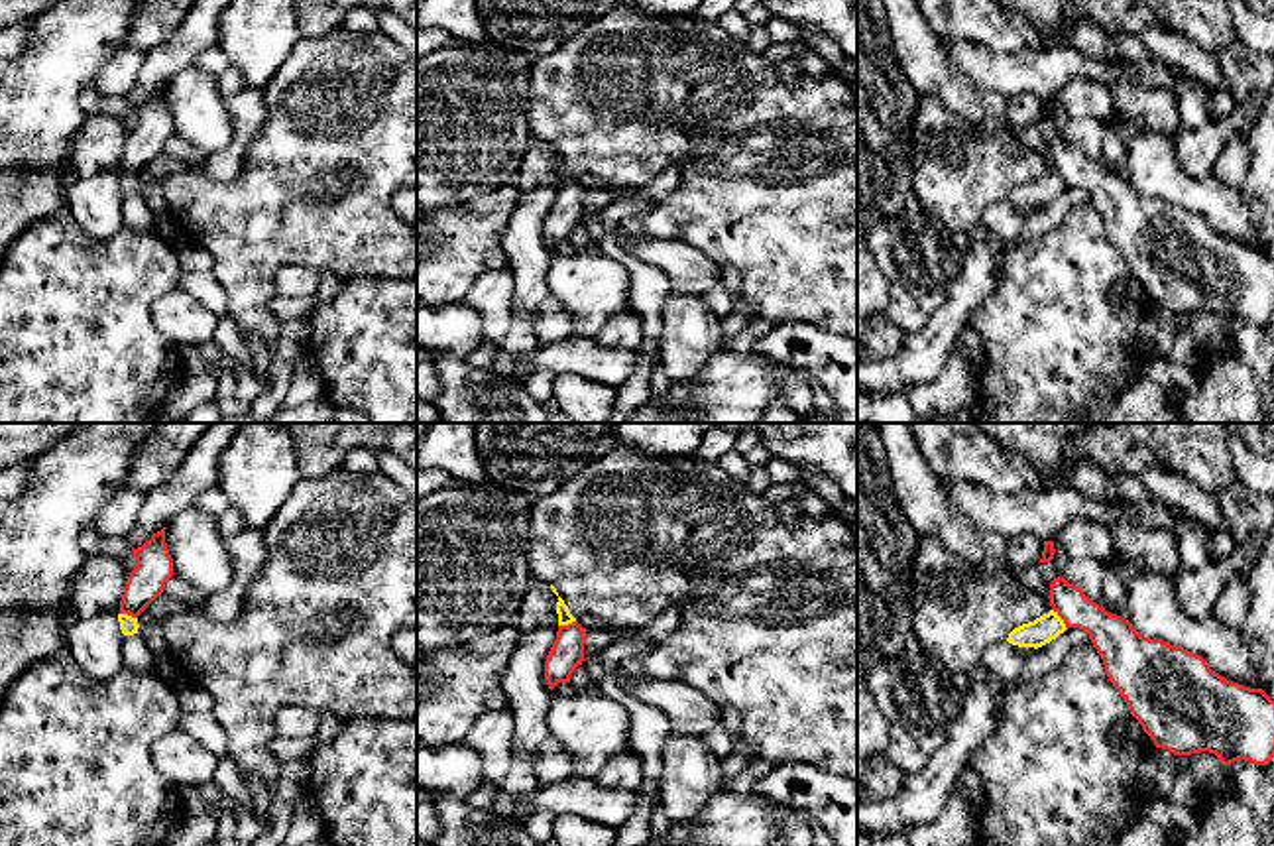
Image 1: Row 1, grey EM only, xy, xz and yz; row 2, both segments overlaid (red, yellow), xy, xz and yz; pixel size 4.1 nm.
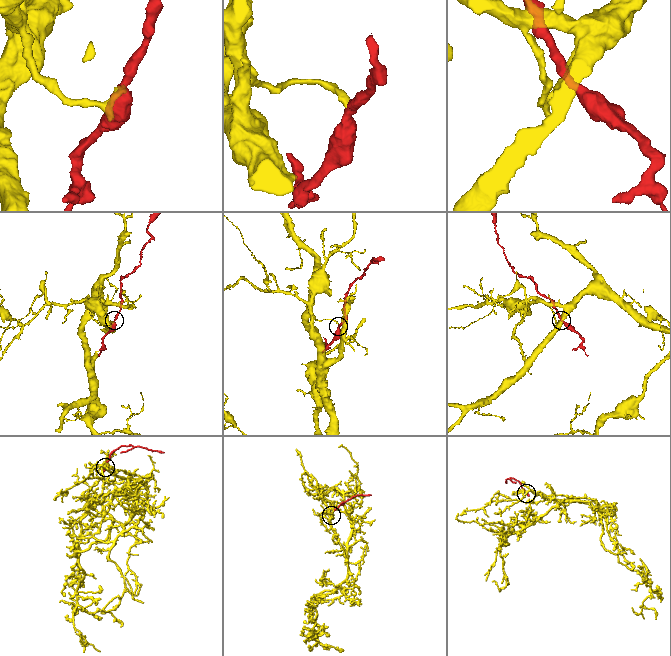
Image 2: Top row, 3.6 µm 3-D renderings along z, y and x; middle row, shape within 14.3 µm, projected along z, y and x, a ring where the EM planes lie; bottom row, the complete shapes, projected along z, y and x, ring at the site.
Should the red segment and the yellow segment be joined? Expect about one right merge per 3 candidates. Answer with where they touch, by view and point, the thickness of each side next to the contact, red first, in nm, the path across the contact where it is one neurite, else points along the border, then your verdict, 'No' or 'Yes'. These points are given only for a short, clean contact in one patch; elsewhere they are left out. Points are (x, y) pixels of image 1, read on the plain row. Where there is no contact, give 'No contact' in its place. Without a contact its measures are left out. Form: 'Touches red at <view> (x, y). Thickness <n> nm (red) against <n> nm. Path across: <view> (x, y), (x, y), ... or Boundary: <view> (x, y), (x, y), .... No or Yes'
Touches red at yz (1060, 176). Thickness 180 nm (red) against 110 nm. Boundary: yz (1052, 168), (1066, 187). No

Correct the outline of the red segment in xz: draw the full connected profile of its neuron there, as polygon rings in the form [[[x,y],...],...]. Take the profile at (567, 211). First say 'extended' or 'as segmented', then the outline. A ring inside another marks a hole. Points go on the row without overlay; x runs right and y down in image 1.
as segmented; [[[578,181],[558,185],[556,199],[545,220],[545,240],[552,250],[558,242],[570,242],[570,236],[584,220],[586,187]]]

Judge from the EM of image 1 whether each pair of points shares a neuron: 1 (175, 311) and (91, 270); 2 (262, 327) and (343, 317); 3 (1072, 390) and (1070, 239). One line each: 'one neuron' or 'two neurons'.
1: two neurons
2: two neurons
3: one neuron

